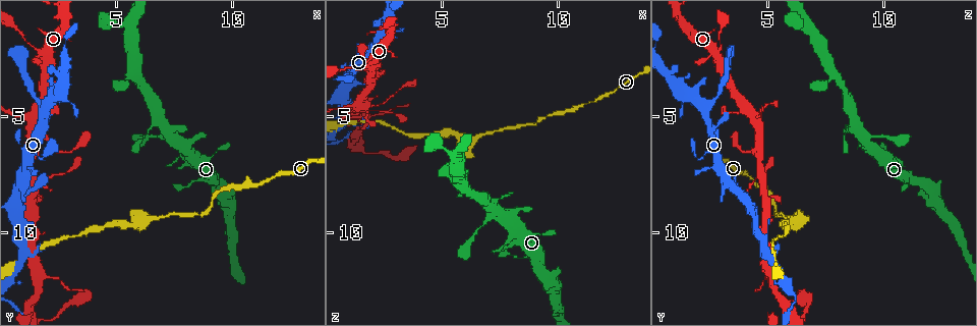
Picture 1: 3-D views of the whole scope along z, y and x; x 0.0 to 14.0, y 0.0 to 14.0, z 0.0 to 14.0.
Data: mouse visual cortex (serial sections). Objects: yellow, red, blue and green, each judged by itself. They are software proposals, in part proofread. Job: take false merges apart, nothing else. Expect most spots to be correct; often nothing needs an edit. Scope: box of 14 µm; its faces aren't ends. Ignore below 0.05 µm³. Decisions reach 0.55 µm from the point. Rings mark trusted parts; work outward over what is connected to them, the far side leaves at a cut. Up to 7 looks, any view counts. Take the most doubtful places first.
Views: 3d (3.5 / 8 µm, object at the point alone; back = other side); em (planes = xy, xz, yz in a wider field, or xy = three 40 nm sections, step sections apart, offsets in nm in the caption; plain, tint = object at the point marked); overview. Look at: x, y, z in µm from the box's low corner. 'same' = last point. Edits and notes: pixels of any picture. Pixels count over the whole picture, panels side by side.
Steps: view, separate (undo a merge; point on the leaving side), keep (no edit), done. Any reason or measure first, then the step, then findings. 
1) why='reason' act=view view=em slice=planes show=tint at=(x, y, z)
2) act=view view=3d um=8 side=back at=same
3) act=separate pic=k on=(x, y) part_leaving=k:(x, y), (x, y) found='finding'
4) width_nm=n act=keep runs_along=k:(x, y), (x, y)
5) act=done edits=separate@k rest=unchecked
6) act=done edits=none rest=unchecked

why='sudden change in width' act=view view=3d um=3.5 at=(2.0, 6.7, 1.9)

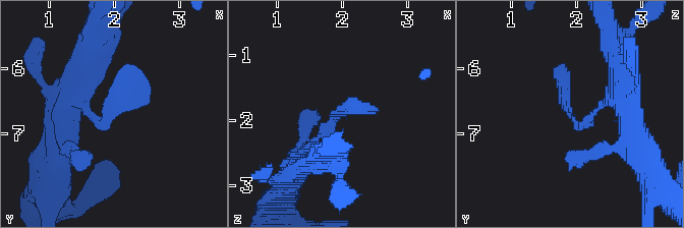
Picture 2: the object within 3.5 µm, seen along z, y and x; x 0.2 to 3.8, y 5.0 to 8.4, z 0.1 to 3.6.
act=view view=em slice=xy step=2 show=tint at=(2.00, 6.60, 1.85)

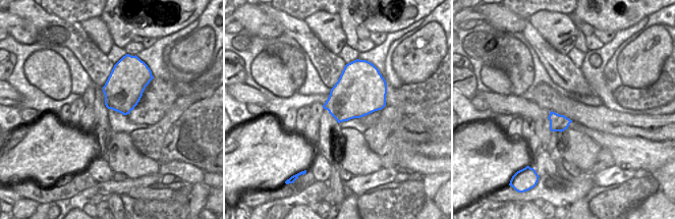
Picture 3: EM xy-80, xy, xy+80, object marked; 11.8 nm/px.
act=view view=em slice=xy step=1 show=tint at=same

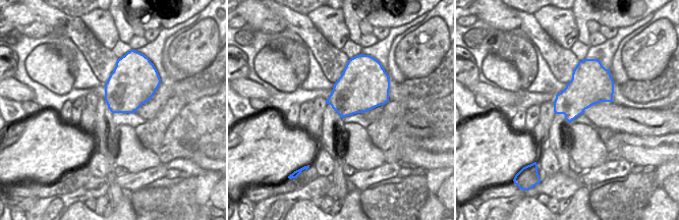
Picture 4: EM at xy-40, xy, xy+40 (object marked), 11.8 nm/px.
act=keep runs_along=2:(309, 153), (329, 121), (359, 103) found='continuous, no second cell'

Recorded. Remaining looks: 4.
why='abrupt turn' act=view view=3d um=3.5 at=(6.1, 9.6, 6.1)

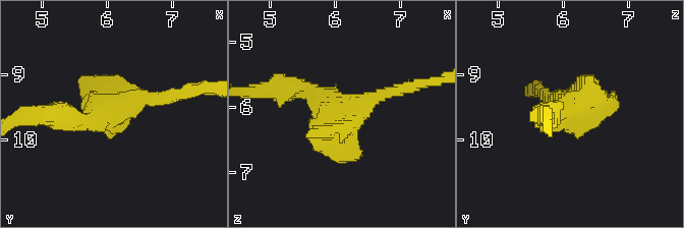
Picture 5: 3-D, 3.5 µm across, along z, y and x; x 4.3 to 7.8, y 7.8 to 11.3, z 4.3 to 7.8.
why='need the tissue' act=view view=em slice=planes show=tint at=(6.10, 9.55, 6.00)

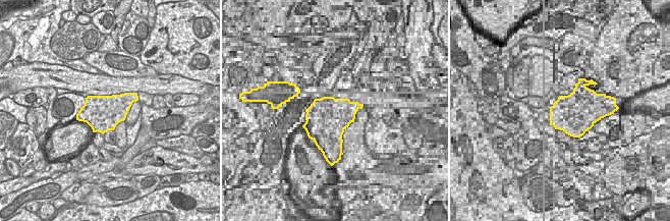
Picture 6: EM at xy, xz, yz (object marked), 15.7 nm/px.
act=view view=em slice=xy step=5 show=tint at=same

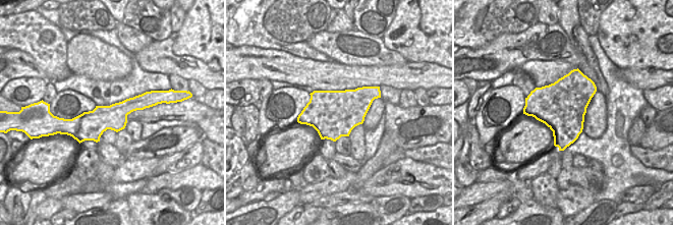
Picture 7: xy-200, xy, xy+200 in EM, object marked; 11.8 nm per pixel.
width_nm=550 act=keep runs_along=7:(150, 101), (96, 122), (71, 122) found='all the same cell'

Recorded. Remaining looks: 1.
act=done edits=none rest=unchecked

